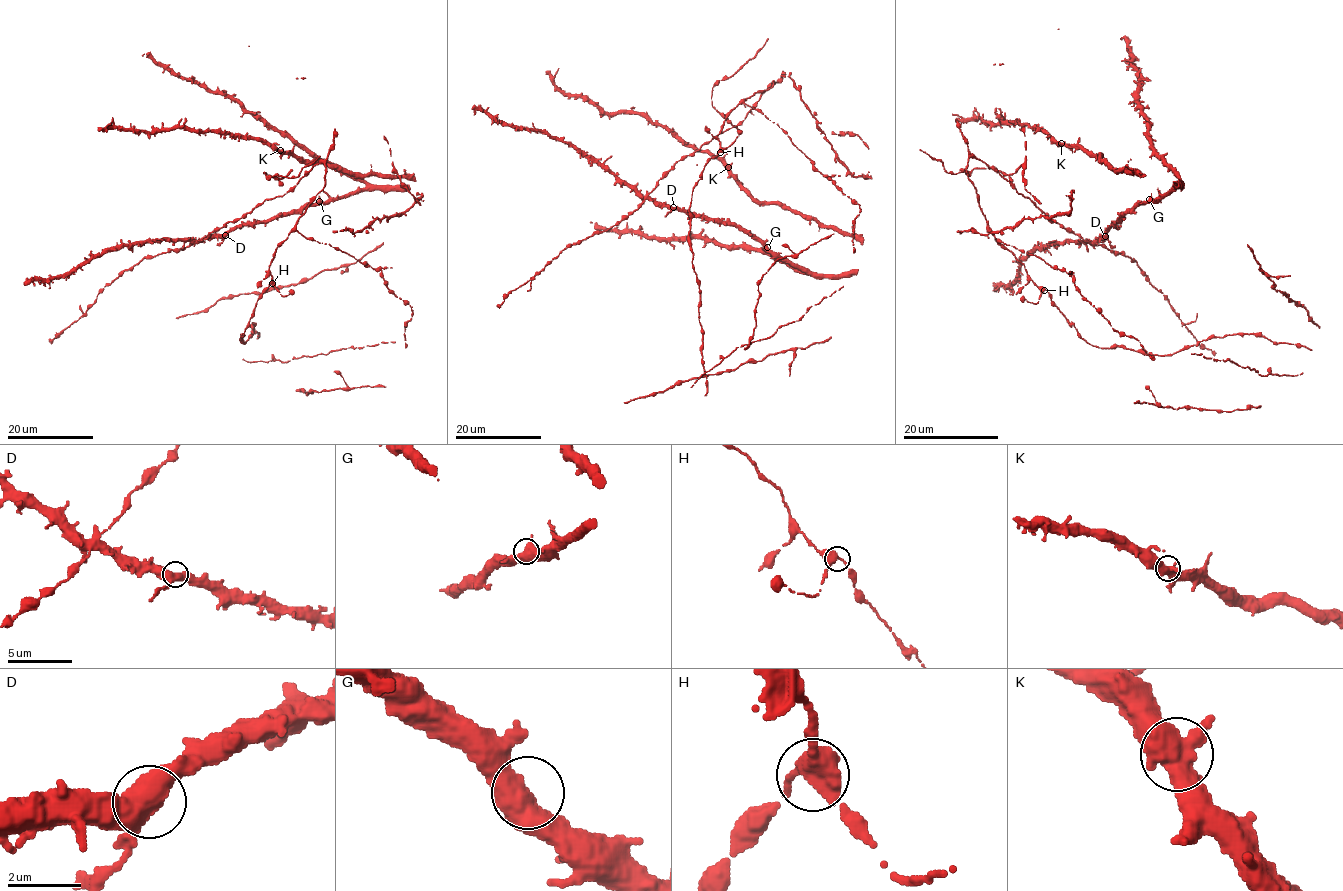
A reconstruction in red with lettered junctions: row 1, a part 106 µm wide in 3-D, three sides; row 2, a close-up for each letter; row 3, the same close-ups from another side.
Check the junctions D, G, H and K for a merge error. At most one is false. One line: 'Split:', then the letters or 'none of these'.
Split: none of these

